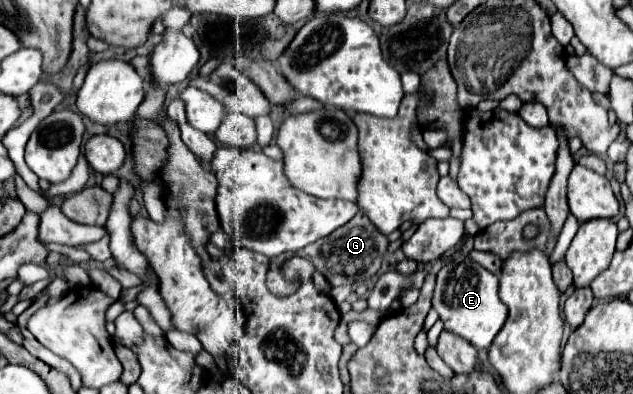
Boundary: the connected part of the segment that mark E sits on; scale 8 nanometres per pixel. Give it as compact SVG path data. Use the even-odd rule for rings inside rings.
M455 256L443 264L437 272L431 304L433 310L437 310L439 320L445 324L445 330L465 338L475 348L489 348L495 334L507 320L507 306L499 300L497 276L473 262L469 256Z

